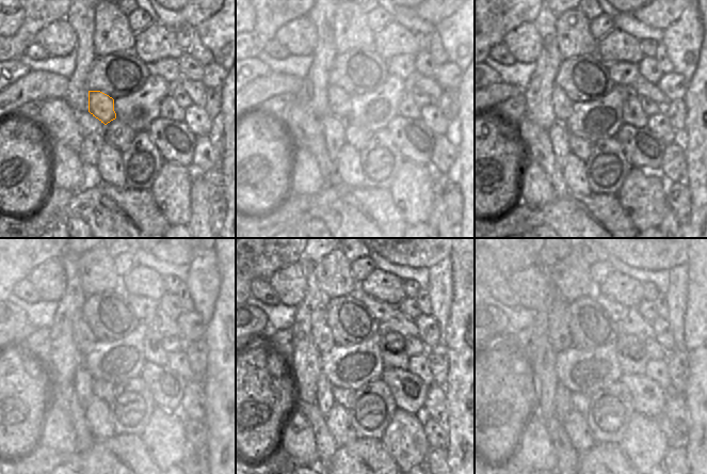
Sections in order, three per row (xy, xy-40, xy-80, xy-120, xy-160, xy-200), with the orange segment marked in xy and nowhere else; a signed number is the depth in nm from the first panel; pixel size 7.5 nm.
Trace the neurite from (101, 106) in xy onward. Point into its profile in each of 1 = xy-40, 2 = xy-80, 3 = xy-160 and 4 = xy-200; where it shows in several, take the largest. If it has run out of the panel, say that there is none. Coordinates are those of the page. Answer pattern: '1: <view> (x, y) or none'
1: xy-40 (339, 104)
2: xy-80 (562, 106)
3: xy-160 (322, 336)
4: xy-200 (558, 318)

